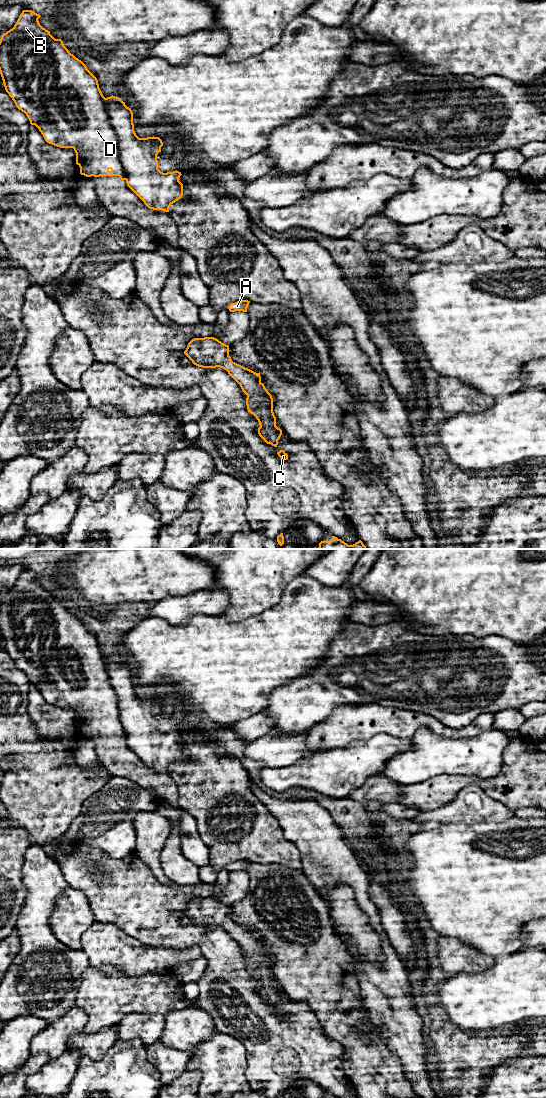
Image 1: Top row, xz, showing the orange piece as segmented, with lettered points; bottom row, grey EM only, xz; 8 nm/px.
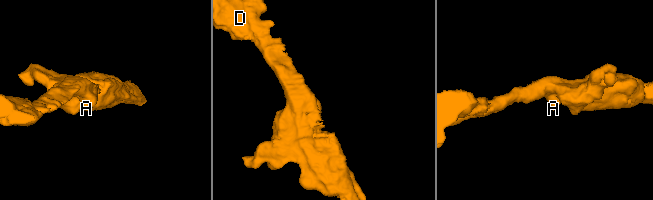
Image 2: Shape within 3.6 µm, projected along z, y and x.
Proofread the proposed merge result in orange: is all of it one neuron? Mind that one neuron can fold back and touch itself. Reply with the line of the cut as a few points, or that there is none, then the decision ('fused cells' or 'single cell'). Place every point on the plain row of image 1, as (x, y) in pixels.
cut xz (105, 658), (108, 681), (117, 697), (118, 719), (126, 739); fused cells

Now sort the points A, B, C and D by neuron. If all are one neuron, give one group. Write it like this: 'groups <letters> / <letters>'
groups A C / B D

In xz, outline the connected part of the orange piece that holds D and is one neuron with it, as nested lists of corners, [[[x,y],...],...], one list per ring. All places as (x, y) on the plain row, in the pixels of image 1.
[[[23,570],[12,589],[0,599],[0,634],[6,652],[16,667],[24,672],[30,684],[35,685],[45,701],[60,708],[73,708],[80,734],[86,737],[119,736],[126,740],[119,716],[118,697],[109,682],[109,674],[97,638],[86,625],[64,606],[61,599],[55,599],[43,588],[38,579],[41,576],[32,570]]]

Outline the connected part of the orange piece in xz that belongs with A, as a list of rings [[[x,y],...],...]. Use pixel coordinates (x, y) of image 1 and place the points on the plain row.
[[[241,860],[235,863],[231,863],[228,868],[230,872],[235,872],[235,871],[247,872],[249,863],[250,861],[248,860]]]

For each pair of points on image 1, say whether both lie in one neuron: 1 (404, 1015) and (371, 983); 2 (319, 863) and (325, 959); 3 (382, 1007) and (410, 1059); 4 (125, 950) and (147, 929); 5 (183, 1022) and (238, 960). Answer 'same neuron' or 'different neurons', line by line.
1: same neuron
2: different neurons
3: same neuron
4: different neurons
5: different neurons

